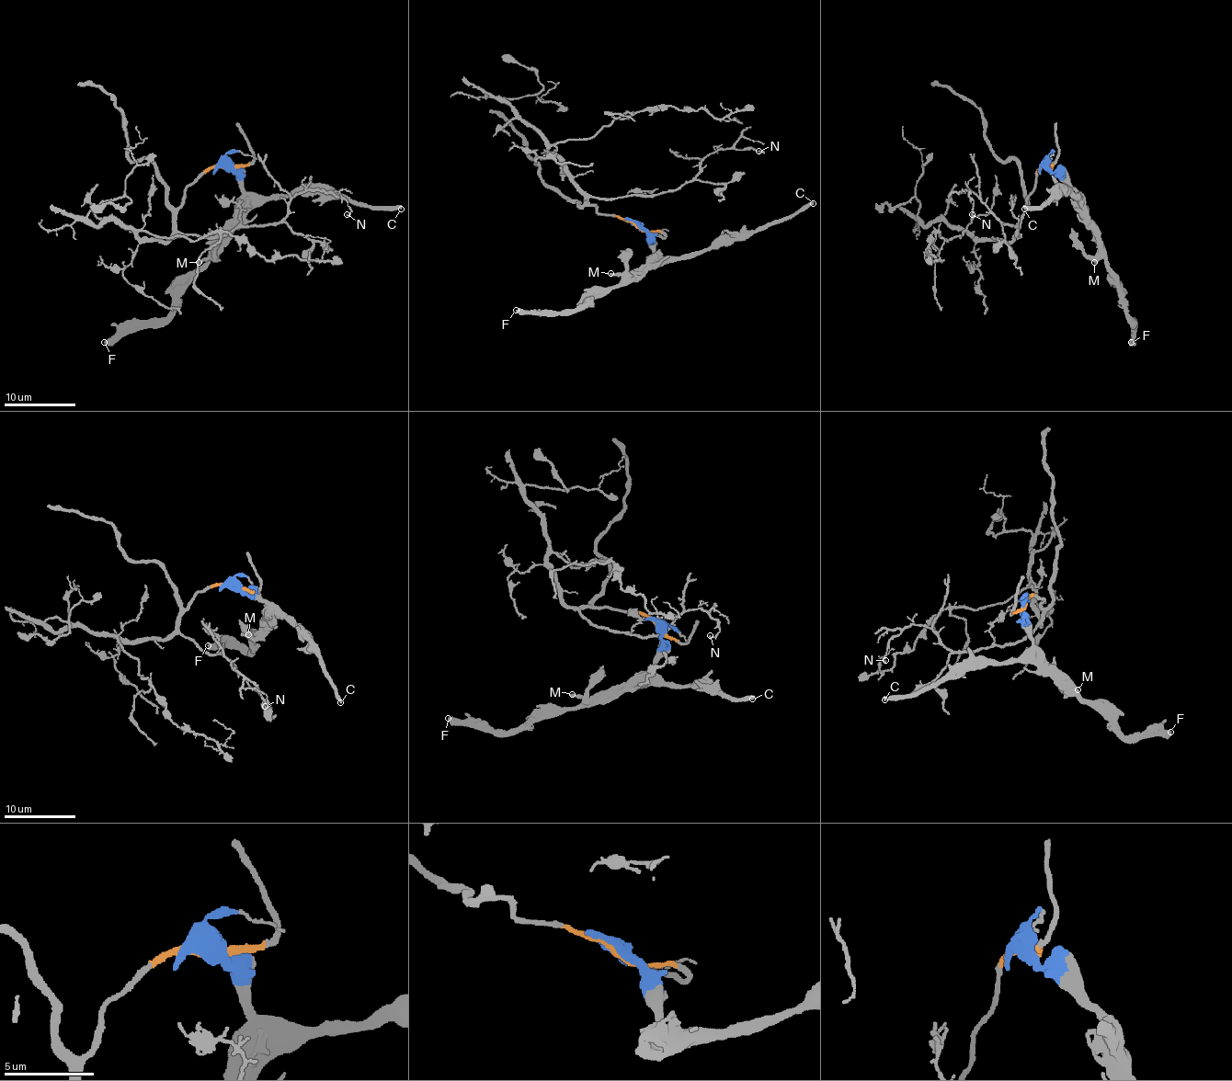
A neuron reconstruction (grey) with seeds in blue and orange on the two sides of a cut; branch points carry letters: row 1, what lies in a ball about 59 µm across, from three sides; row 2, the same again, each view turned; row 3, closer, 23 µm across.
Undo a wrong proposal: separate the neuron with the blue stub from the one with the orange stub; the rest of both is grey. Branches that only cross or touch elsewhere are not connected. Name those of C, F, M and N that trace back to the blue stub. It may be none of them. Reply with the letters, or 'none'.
C, F, M

